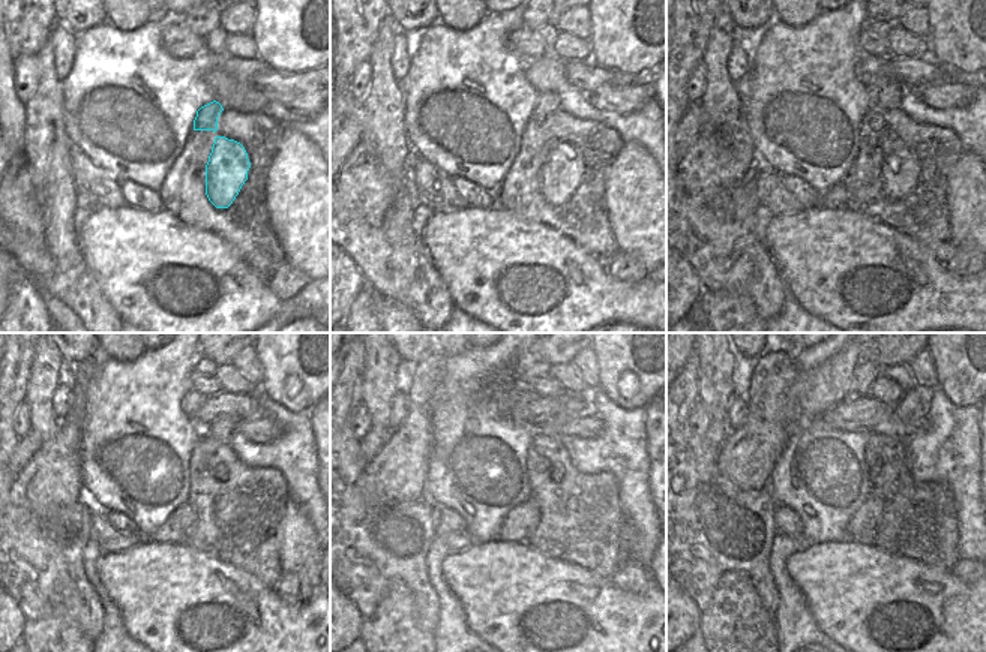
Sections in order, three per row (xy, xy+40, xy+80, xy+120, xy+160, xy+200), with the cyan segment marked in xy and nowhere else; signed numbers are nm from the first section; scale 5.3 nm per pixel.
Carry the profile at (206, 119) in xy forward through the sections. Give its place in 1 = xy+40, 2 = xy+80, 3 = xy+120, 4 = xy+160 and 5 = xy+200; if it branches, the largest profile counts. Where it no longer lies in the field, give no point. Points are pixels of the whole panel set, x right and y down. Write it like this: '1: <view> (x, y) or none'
1: xy+40 (548, 102)
2: xy+80 (889, 96)
3: xy+120 (221, 429)
4: xy+160 (575, 406)
5: xy+200 (913, 406)

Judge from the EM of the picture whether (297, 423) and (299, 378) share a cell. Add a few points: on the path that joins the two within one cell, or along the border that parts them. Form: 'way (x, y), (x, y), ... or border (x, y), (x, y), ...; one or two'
border (267, 393), (291, 411), (309, 412); two

